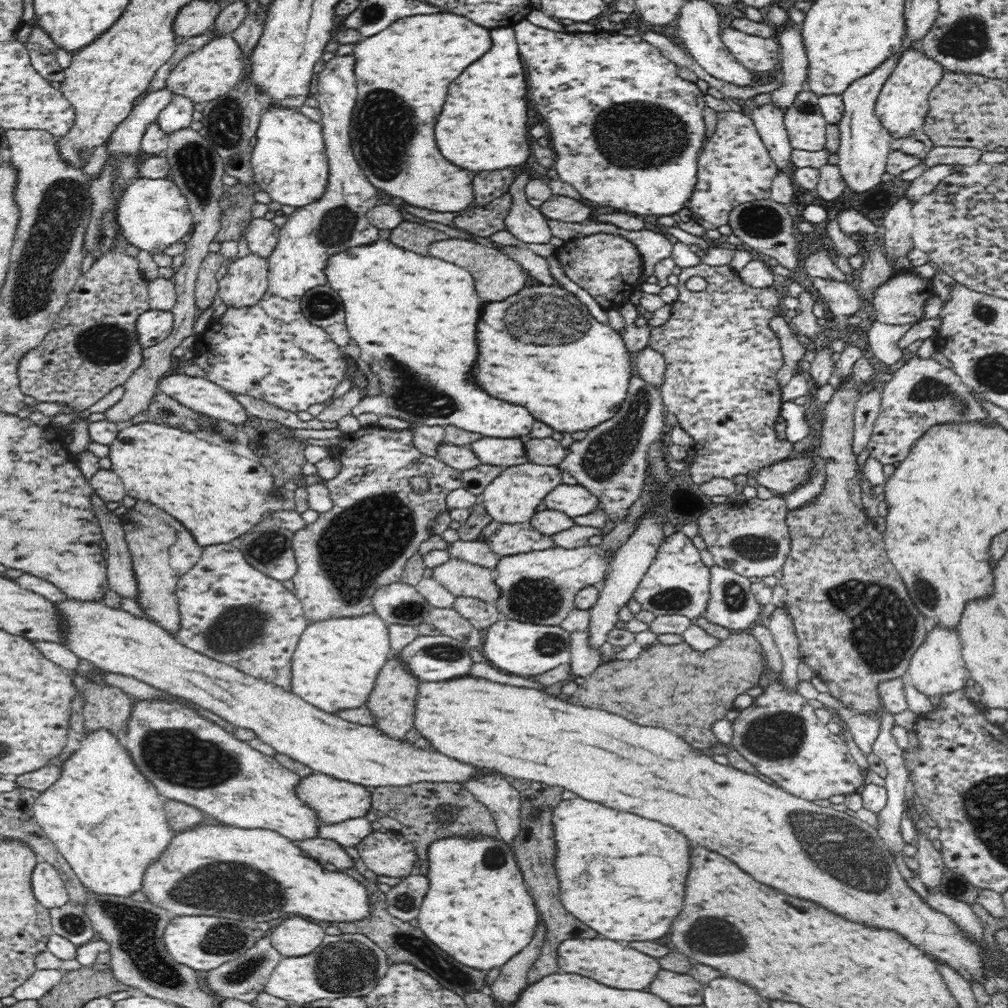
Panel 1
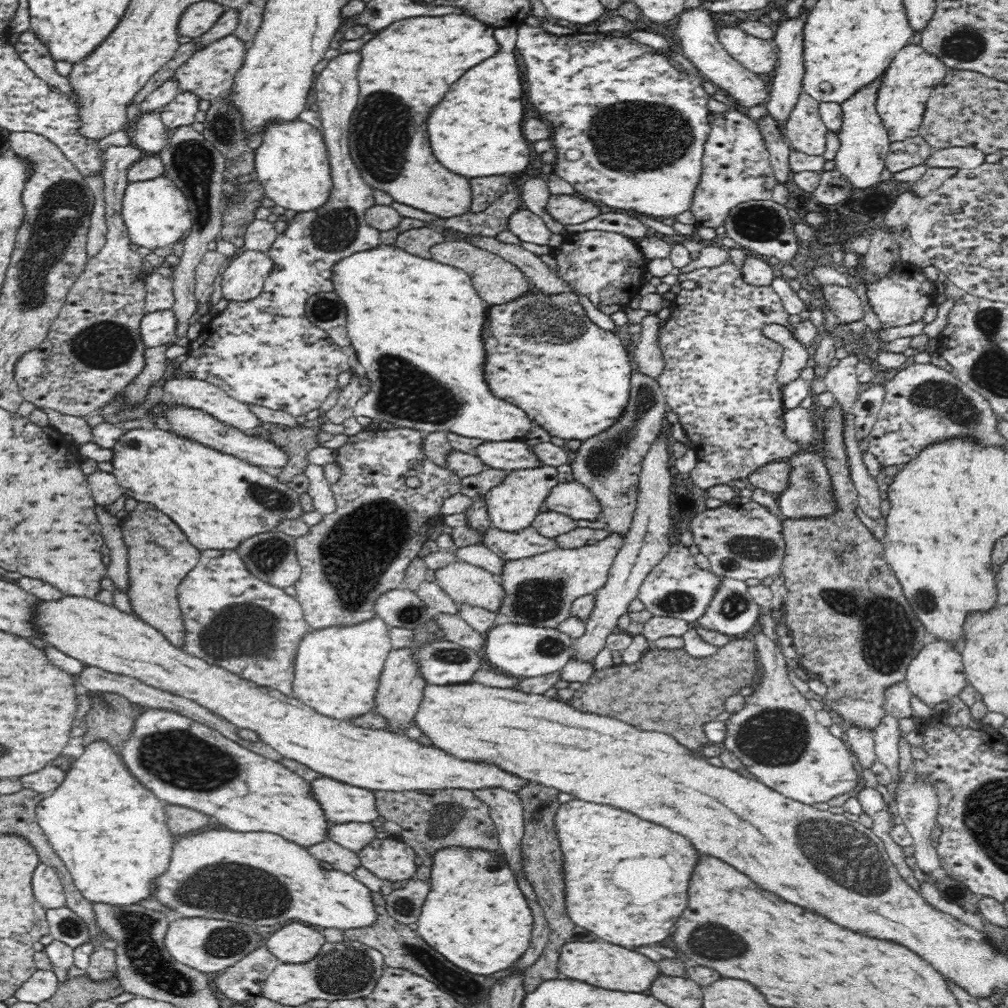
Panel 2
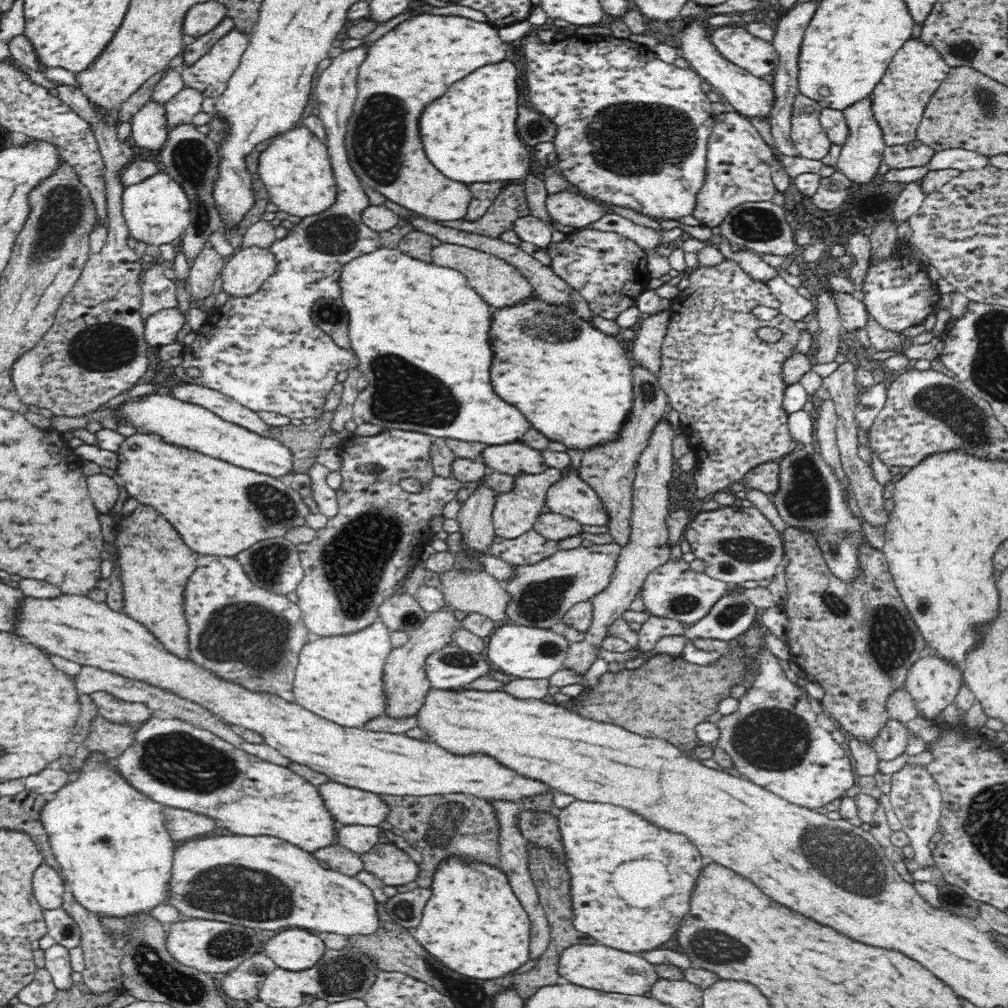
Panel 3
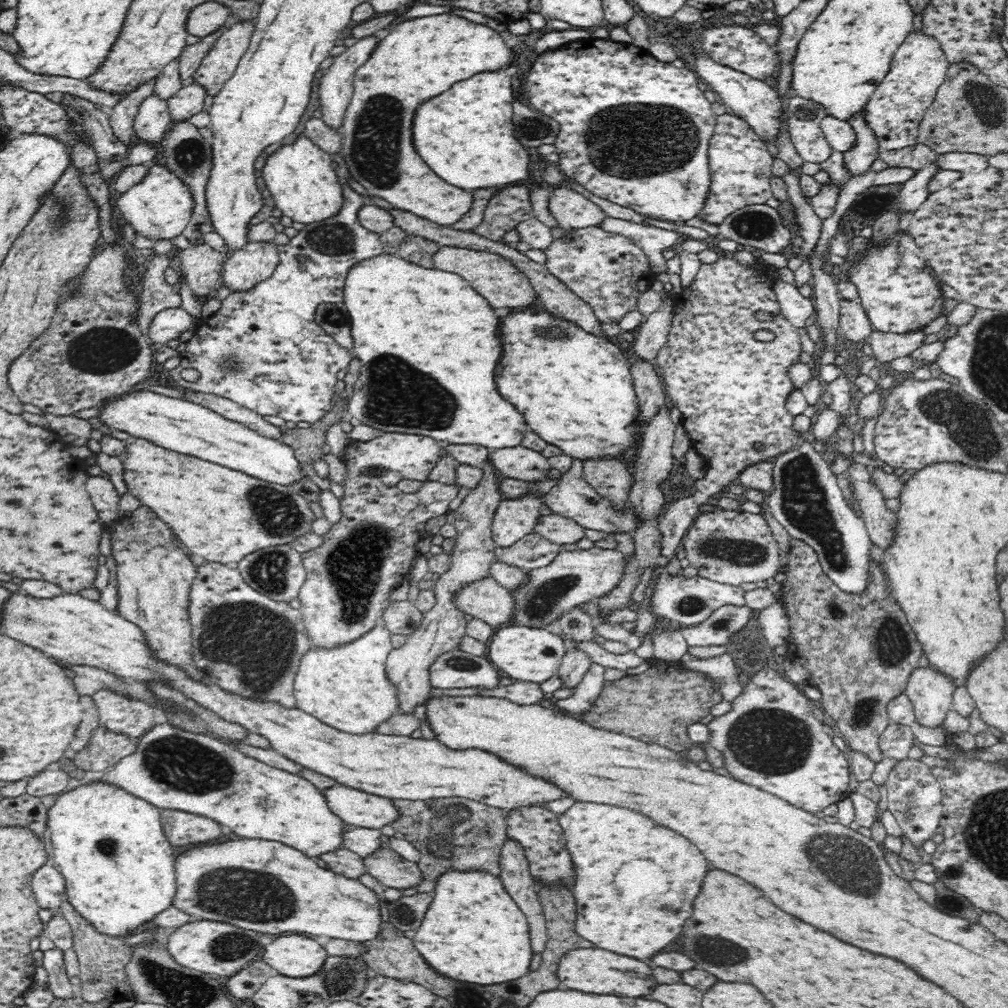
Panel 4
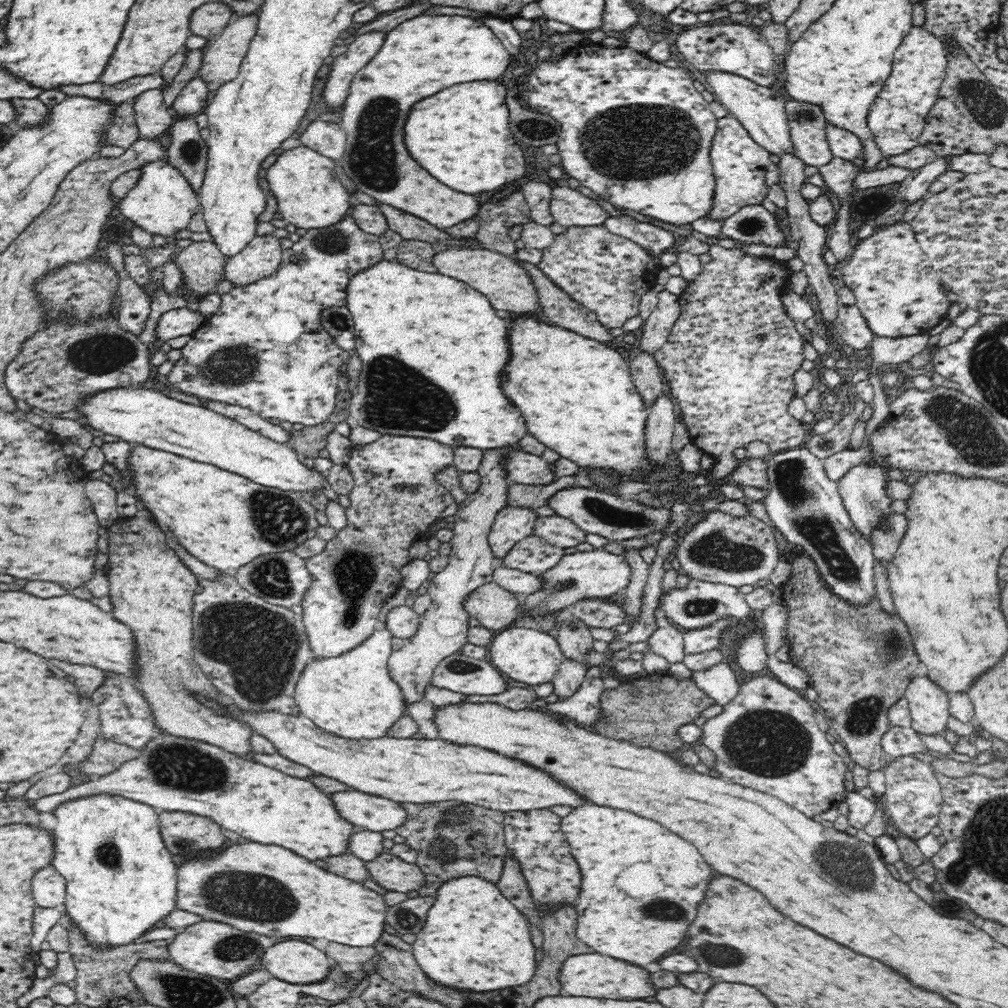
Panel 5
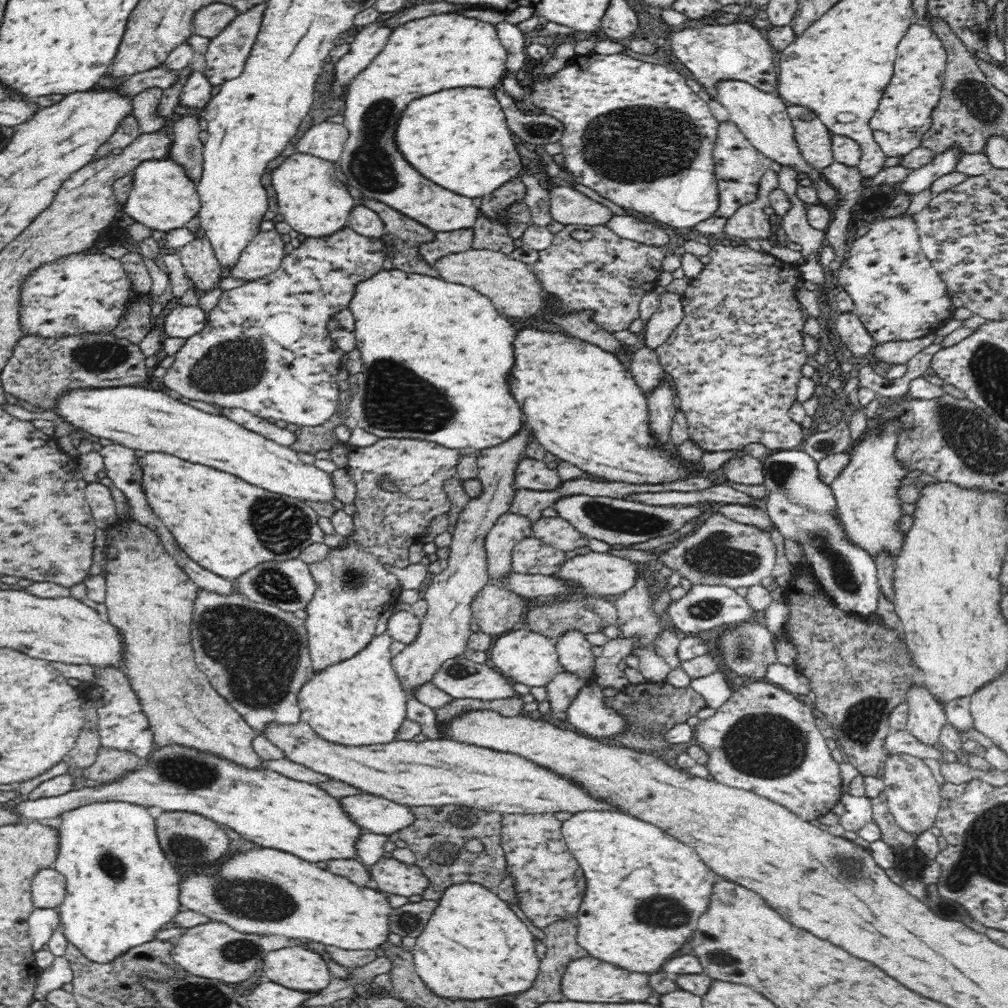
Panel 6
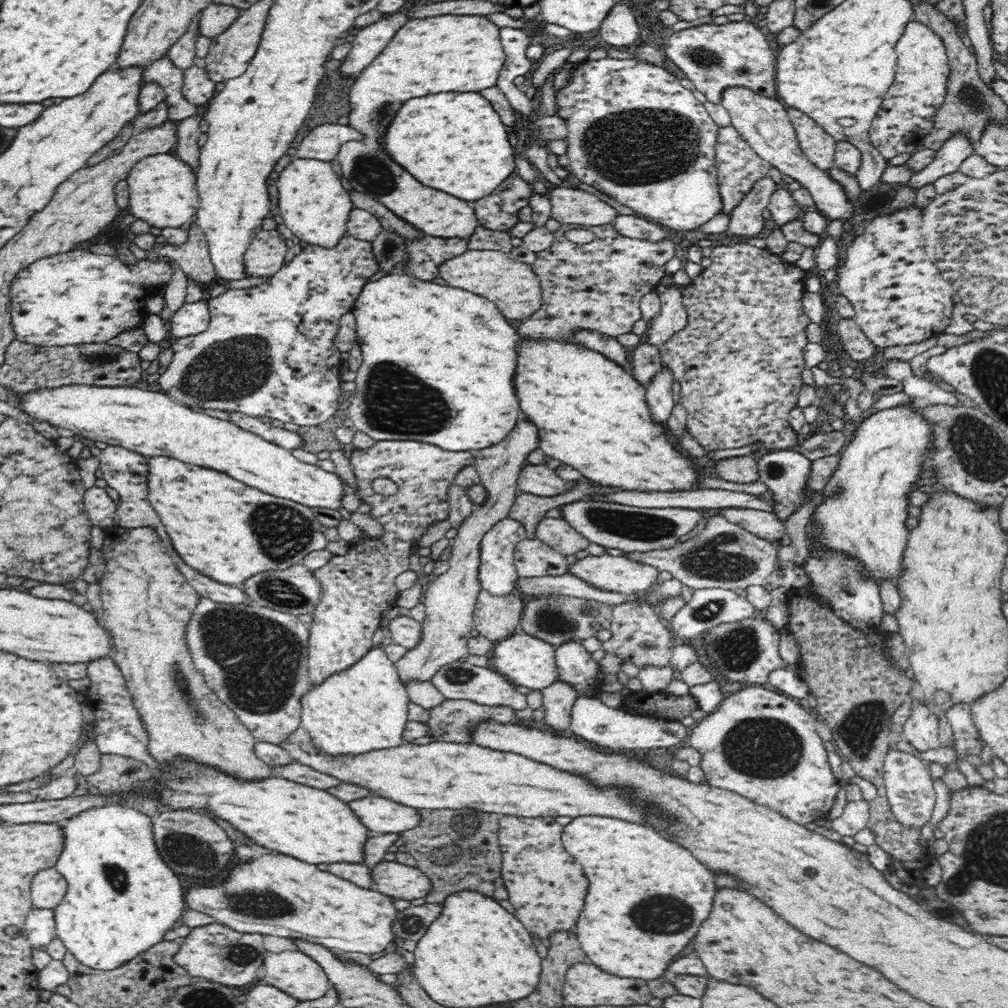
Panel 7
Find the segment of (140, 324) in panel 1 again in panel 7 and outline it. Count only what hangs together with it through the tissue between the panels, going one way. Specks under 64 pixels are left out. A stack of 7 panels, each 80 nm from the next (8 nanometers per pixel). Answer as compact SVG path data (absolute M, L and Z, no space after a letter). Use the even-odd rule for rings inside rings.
M205 299L194 303L184 303L169 320L171 336L184 338L204 332L210 324L210 311Z

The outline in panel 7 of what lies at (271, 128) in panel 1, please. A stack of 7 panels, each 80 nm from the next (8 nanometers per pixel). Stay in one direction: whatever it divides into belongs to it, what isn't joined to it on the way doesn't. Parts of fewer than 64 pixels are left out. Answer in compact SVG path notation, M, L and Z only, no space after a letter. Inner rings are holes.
M293 158L291 163L279 174L274 175L279 192L280 216L284 219L284 226L293 236L306 242L326 249L334 248L338 241L347 234L346 221L353 209L348 190L342 187L342 182L329 162L322 160Z

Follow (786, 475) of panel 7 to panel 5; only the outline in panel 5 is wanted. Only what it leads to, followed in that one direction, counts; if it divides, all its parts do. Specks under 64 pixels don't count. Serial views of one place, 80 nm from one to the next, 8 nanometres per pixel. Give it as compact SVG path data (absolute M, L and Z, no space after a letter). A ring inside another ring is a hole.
M801 446L771 454L766 461L768 488L766 489L767 496L762 503L766 506L768 517L776 525L776 529L786 537L788 542L803 546L805 555L812 558L816 564L818 575L822 577L830 591L838 596L838 599L858 607L866 606L876 599L873 546L854 529L837 490L838 483L826 477L823 461L814 456L806 447Z

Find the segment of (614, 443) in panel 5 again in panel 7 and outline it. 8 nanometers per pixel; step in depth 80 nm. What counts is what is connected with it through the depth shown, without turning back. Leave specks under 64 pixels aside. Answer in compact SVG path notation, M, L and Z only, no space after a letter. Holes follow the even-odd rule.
M526 340L520 344L518 348L518 368L516 368L516 390L518 390L518 400L520 400L520 408L522 412L538 426L539 436L539 449L546 456L551 456L555 461L561 464L570 465L572 468L582 473L584 481L591 484L604 485L605 488L616 488L619 491L626 492L692 492L694 490L704 490L699 486L703 479L702 467L694 464L693 458L681 454L674 448L674 444L670 442L668 436L664 433L666 429L664 425L660 424L653 419L649 406L647 405L645 395L645 385L638 382L633 375L624 371L619 364L614 363L612 359L606 358L604 355L592 351L584 345L576 342L564 344L554 340Z

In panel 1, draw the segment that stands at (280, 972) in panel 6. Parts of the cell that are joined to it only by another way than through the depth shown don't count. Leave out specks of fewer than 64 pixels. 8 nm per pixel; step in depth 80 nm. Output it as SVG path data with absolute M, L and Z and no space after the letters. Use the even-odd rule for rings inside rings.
M300 916L285 919L267 933L272 947L283 957L299 957L314 952L325 937L325 931L314 920Z

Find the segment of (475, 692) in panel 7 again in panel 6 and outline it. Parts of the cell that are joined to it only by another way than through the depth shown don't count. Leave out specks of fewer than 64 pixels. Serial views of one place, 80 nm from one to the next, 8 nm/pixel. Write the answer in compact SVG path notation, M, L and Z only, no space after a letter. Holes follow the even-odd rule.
M463 655L442 664L438 669L438 672L433 676L431 683L450 695L450 698L452 699L472 698L482 701L491 701L520 697L520 699L522 699L522 704L533 701L530 693L525 695L516 693L516 691L514 691L513 683L502 673L499 673L494 669L489 663L478 664L466 659Z

